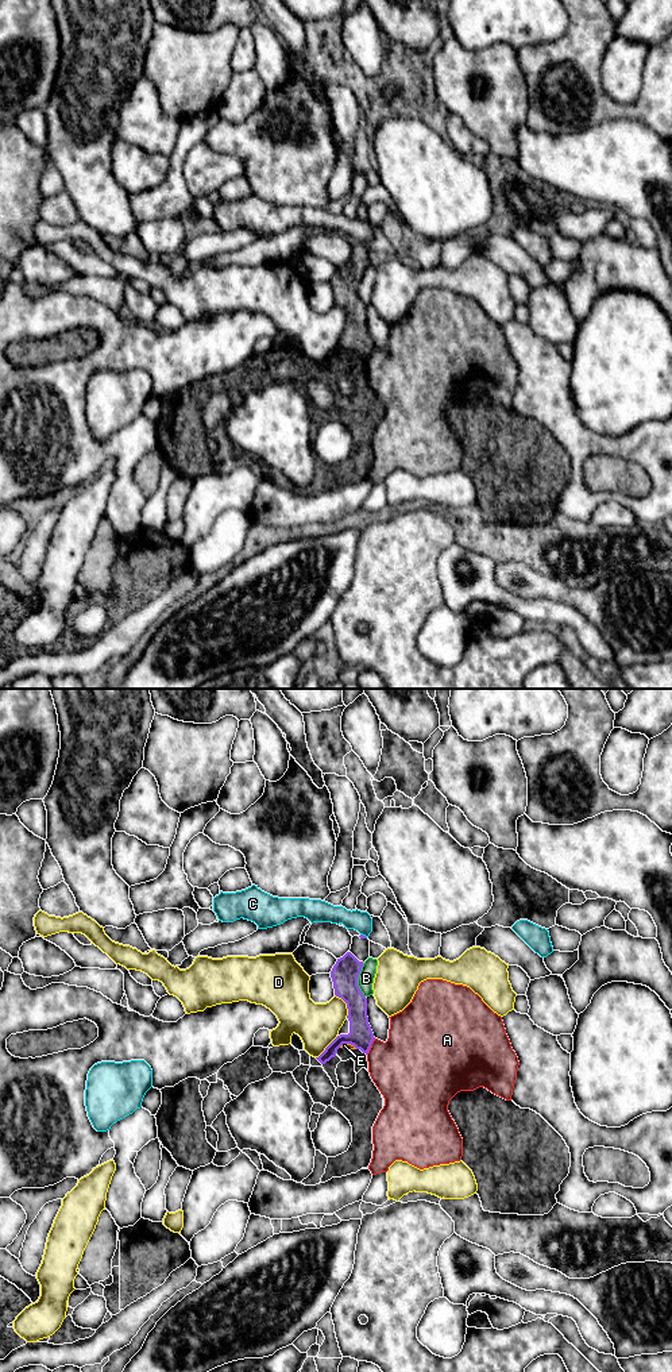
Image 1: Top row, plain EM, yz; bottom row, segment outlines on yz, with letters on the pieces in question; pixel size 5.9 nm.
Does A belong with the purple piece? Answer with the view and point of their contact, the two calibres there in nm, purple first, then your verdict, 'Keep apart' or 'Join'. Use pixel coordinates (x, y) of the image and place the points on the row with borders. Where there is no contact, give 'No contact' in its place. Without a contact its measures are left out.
Touches purple at yz (370, 1045). Thickness 150 nm (purple) against 400 nm. Keep apart

